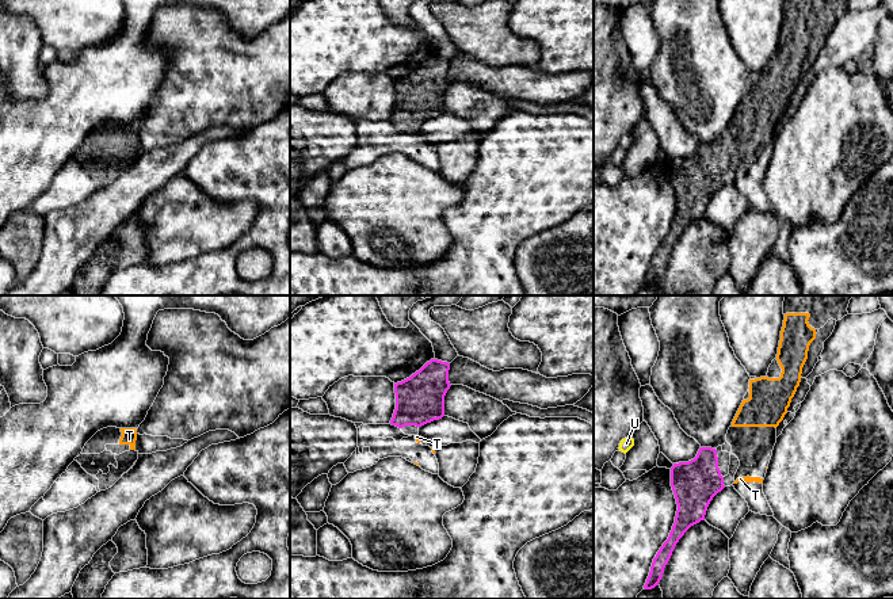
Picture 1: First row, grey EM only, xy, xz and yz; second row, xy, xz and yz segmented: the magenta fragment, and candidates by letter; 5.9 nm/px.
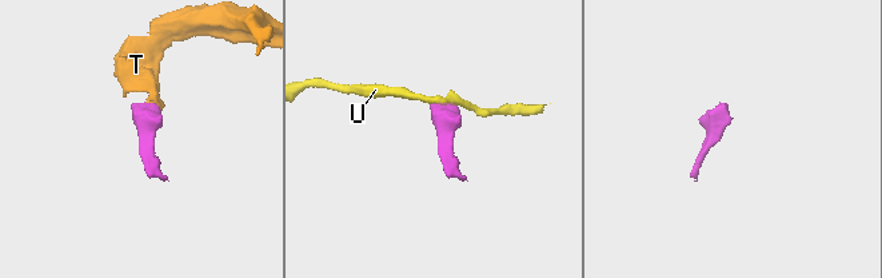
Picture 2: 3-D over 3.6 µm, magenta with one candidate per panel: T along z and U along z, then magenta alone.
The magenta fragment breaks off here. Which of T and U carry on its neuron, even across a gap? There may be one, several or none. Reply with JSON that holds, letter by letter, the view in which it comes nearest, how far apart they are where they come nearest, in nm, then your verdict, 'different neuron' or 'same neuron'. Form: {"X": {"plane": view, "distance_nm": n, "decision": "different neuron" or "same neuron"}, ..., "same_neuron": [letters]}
{"T": {"plane": "xz", "distance_nm": 60, "decision": "same neuron"}, "U": {"plane": "yz", "distance_nm": 260, "decision": "different neuron"}, "same_neuron": ["T"]}

